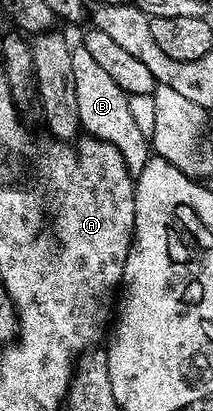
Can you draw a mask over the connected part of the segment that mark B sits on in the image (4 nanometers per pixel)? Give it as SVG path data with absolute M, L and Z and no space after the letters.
M83 44L73 45L71 60L81 129L91 137L113 143L126 160L127 170L133 176L140 174L151 157L152 149L148 136L135 123L129 104L130 96L95 62Z

